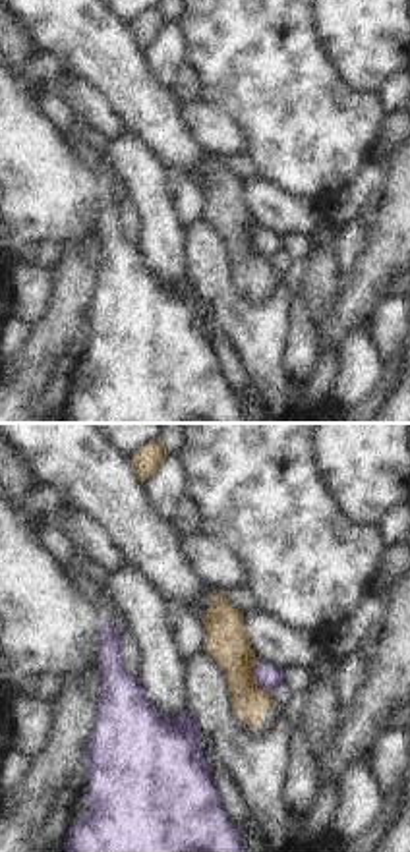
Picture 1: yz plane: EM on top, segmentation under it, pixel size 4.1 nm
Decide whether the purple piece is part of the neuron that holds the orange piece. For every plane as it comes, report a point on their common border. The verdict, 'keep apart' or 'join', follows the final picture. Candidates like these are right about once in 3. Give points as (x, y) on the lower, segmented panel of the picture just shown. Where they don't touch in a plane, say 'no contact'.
meets orange at (256, 679)

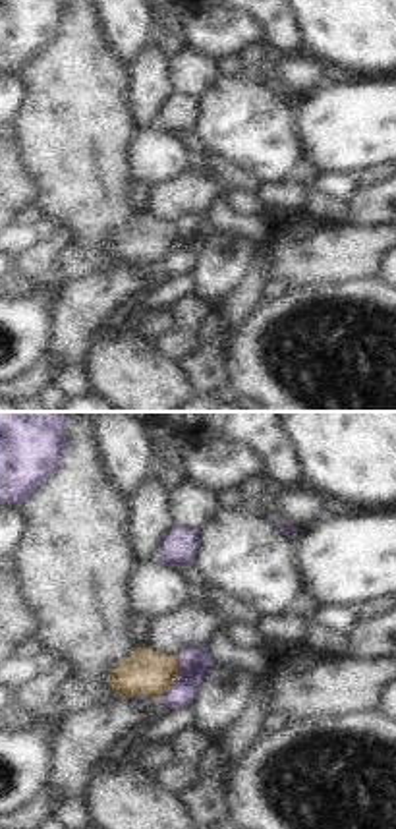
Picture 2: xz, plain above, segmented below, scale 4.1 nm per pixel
meets orange at (176, 675)

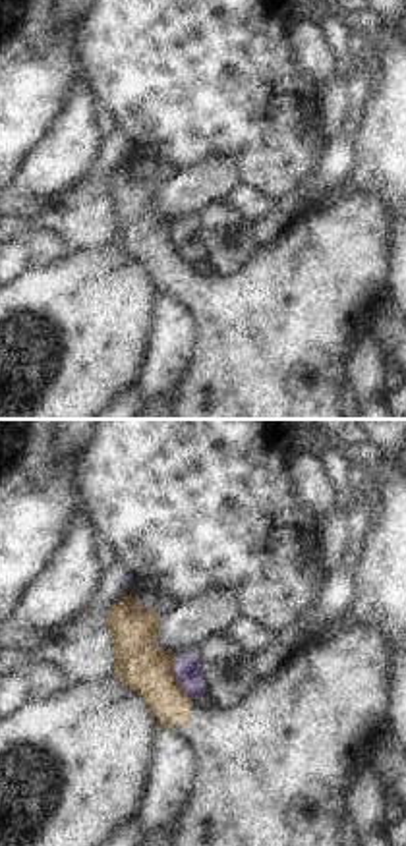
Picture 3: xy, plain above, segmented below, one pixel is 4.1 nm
meets orange at (173, 678)

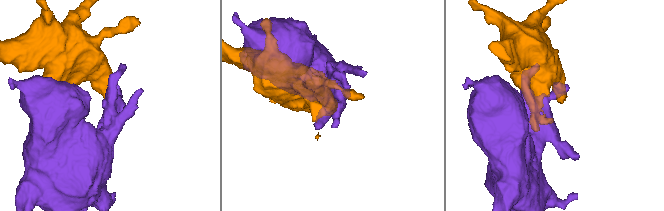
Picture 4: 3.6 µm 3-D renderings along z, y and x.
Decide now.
keep apart

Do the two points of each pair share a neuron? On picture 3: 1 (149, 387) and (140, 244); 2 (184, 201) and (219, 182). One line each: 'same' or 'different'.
1: different
2: same

